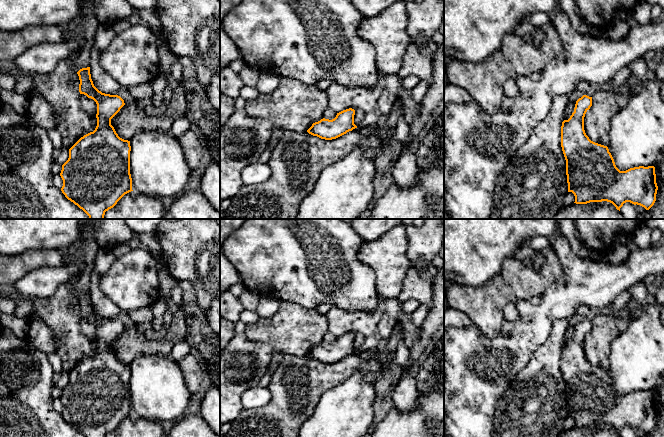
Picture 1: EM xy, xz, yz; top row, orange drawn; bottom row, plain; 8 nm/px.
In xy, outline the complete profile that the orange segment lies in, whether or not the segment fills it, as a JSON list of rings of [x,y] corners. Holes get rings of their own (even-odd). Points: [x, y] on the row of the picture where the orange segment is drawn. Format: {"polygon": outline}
{"polygon": [[[90,67],[80,69],[77,74],[80,80],[80,94],[93,99],[97,104],[97,126],[93,132],[81,137],[69,149],[69,158],[62,165],[60,173],[63,180],[61,191],[68,200],[82,209],[89,219],[104,219],[106,211],[113,208],[125,194],[133,191],[130,141],[120,138],[111,125],[111,119],[125,103],[120,96],[102,93],[94,86]]]}

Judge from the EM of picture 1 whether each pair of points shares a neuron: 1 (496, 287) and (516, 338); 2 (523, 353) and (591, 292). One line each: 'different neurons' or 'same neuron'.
1: different neurons
2: same neuron

